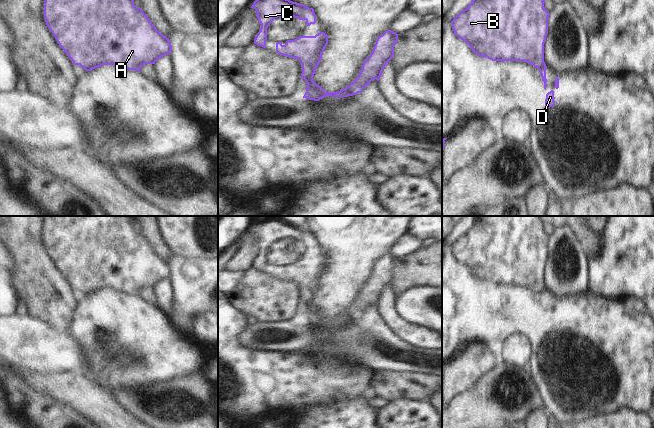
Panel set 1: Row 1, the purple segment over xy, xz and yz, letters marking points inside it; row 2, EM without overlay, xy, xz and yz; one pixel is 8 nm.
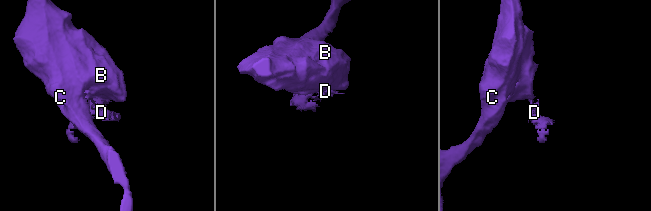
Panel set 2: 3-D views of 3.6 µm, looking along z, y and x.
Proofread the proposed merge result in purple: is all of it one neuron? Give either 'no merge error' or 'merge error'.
merge error

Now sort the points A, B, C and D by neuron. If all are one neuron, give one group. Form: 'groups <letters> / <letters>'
groups A B C / D

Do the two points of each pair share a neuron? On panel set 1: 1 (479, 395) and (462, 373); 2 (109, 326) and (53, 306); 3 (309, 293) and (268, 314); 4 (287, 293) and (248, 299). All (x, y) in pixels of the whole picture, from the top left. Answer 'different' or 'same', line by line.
1: different
2: different
3: different
4: same

